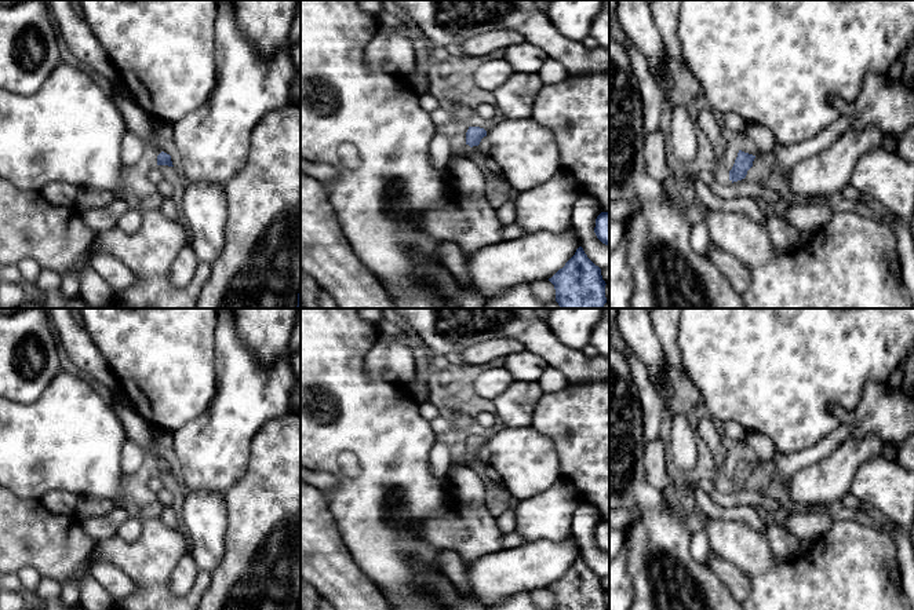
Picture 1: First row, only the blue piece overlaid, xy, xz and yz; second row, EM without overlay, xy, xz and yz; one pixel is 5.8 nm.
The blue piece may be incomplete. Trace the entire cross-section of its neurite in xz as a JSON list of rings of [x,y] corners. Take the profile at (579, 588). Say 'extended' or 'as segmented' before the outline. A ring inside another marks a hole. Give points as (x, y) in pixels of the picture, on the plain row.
as segmented; [[[582,555],[549,589],[554,593],[556,610],[607,610],[607,592],[602,588],[601,577],[587,566]]]

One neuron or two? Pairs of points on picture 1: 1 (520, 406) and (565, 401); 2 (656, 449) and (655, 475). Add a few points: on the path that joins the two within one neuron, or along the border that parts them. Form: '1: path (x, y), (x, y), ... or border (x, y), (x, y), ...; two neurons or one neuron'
1: border (543, 394), (536, 404), (531, 426); two neurons
2: path (655, 456), (655, 468); one neuron

